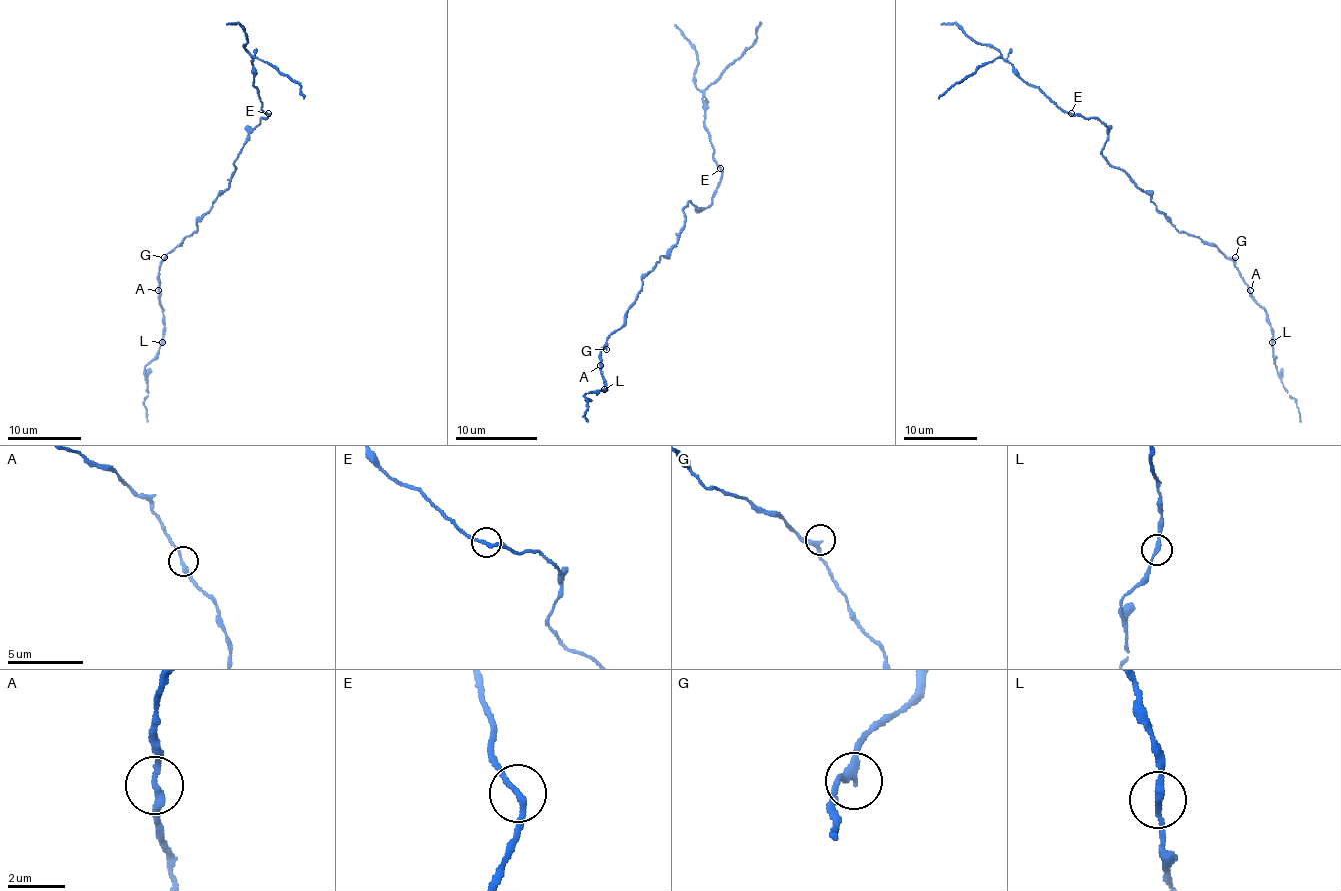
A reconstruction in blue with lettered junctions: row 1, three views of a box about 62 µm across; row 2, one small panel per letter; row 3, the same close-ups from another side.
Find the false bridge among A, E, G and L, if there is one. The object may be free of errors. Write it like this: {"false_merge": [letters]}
{"false_merge": []}

